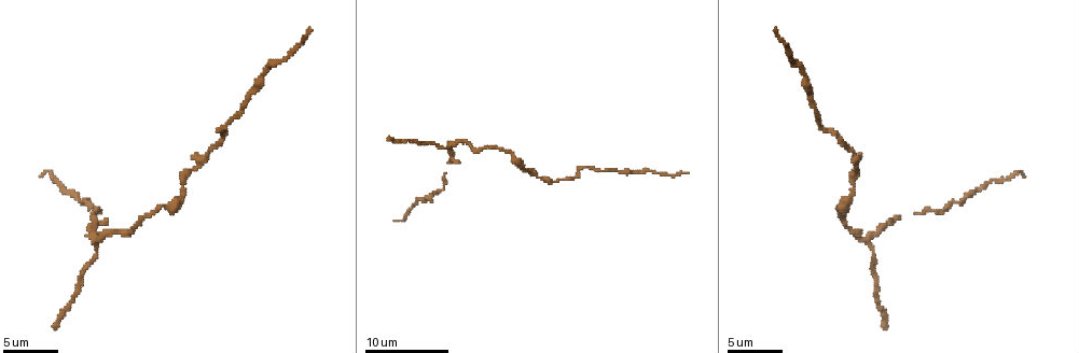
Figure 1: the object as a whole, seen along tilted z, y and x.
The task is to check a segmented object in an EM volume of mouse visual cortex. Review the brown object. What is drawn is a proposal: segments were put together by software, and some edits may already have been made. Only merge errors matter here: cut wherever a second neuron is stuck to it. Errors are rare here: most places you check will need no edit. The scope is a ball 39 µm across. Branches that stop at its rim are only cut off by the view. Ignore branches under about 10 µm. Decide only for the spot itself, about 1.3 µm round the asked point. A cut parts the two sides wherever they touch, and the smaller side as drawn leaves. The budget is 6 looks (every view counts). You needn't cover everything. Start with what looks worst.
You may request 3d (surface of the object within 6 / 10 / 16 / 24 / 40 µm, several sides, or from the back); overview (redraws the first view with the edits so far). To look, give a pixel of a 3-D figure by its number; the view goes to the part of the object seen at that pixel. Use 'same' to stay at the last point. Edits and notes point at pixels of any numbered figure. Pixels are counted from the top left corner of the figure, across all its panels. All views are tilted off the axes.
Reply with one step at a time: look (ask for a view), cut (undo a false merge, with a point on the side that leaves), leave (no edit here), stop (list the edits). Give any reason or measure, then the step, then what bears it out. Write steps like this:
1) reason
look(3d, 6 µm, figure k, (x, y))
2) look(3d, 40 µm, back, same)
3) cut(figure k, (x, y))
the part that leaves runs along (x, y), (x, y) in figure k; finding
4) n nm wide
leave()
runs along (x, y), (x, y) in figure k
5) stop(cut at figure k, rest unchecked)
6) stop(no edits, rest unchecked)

thin arm on a thick one
look(3d, 10 µm, figure 1, (93, 219))

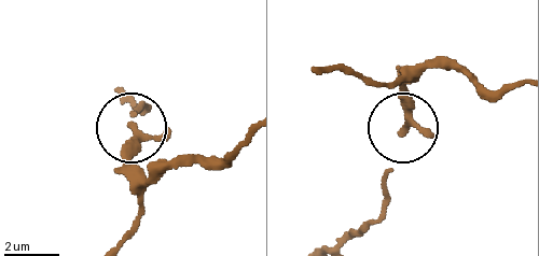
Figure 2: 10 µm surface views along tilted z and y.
look(3d, 6 µm, figure 2, (132, 128))

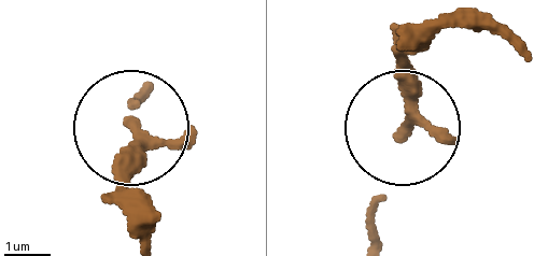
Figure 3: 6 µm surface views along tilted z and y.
3 arms
leave()
runs along (457, 27), (423, 38), (409, 57), (365, 214) in figure 3; all the same neuron

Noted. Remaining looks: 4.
sudden change in width
look(3d, 16 µm, figure 1, (437, 190))

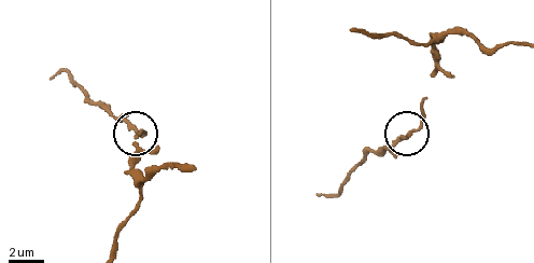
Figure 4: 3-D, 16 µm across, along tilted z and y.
look(3d, 6 µm, figure 4, (407, 132))

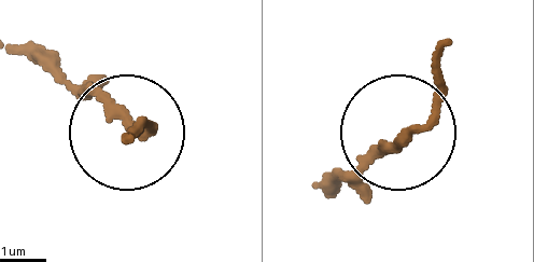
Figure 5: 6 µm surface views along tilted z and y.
leave()
one neuron here

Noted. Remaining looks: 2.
thick turns thin
look(3d, 10 µm, figure 1, (809, 95))

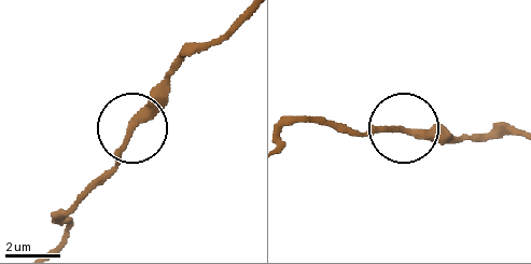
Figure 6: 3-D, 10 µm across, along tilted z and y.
leave()
all the same neuron

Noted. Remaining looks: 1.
stop(no edits, rest unchecked)

